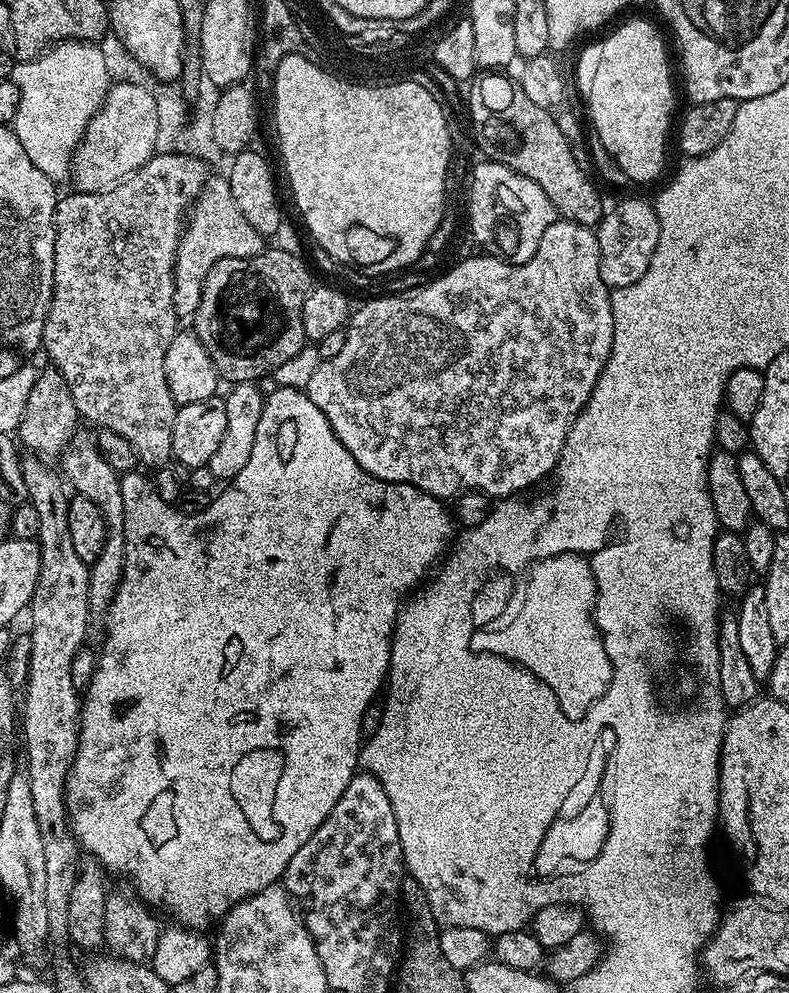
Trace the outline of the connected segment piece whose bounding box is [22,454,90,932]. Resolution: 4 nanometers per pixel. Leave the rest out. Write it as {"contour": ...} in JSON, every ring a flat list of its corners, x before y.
{"contour":[[35,454,23,457,24,477,26,478,26,490,28,500,38,510,38,530,40,535,38,543,41,554,41,570,37,578,37,586,33,592,30,603,32,612,32,652,28,656,28,679,22,688,22,708,24,704,24,752,28,755,28,781,30,782,30,794,34,798,34,814,38,818,40,833,44,839,46,854,46,909,48,928,50,931,66,932,68,928,68,902,71,888,76,879,76,872,70,868,64,868,66,862,60,856,66,856,73,847,74,837,70,831,66,809,64,807,64,783,70,779,72,770,72,758,76,753,76,738,78,735,78,719,80,705,78,691,71,681,71,663,75,654,85,643,84,635,88,632,88,595,90,594,90,578,88,570,90,565,78,558,78,553,70,542,70,520,68,518,68,502,70,499,66,481,55,467,47,468,45,461]]}

